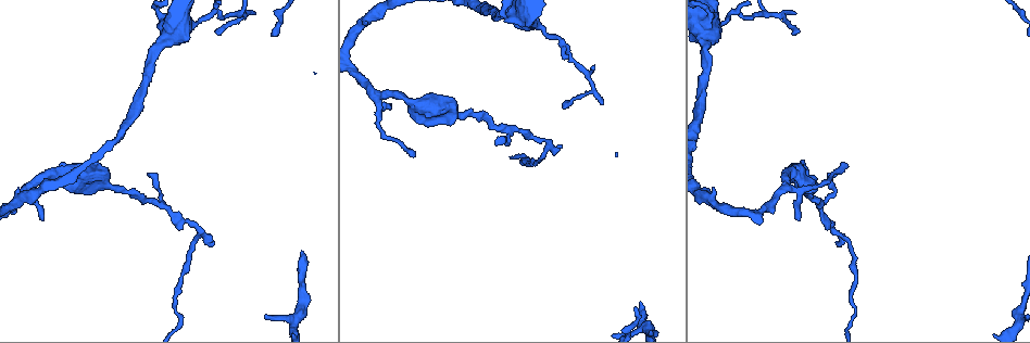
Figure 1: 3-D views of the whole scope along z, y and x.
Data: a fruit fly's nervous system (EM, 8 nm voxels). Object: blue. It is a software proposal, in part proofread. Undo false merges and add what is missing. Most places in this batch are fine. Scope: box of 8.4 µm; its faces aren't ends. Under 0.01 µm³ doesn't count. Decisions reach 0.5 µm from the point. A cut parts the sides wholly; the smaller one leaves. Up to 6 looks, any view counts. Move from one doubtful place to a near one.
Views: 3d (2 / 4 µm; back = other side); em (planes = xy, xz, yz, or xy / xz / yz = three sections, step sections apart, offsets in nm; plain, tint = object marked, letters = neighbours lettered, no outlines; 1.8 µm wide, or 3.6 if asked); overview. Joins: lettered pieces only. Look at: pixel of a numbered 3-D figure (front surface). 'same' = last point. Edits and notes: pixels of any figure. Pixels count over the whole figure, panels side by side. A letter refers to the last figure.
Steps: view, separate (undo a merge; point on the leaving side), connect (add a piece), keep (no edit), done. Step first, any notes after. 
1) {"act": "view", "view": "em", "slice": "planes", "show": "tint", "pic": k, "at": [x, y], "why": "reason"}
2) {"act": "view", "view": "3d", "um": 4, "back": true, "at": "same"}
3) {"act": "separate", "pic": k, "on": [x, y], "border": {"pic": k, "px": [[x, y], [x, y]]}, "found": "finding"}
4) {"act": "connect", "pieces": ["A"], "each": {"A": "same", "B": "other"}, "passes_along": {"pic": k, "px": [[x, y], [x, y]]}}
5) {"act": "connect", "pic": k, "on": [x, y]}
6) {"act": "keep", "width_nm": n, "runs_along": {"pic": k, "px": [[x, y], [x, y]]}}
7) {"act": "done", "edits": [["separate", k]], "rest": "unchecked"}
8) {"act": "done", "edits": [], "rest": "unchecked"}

{"act": "view", "view": "3d", "um": 2, "pic": 1, "at": [797, 217]}

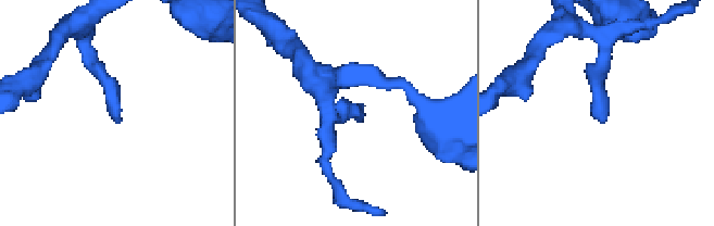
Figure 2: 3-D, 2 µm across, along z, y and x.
{"act": "view", "view": "em", "slice": "xy", "step": 16, "show": "tint", "pic": 2, "at": [352, 114], "why": "now the EM"}

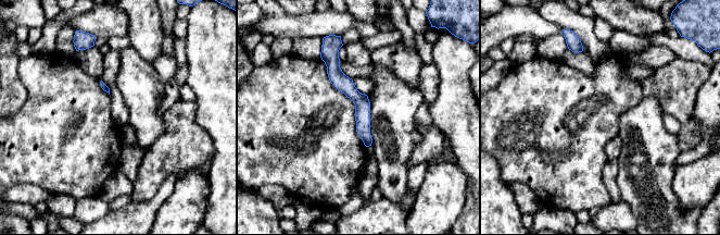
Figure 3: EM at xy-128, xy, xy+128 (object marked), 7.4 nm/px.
{"act": "view", "view": "em", "slice": "planes", "show": "letters", "at": "same", "why": "another direction"}

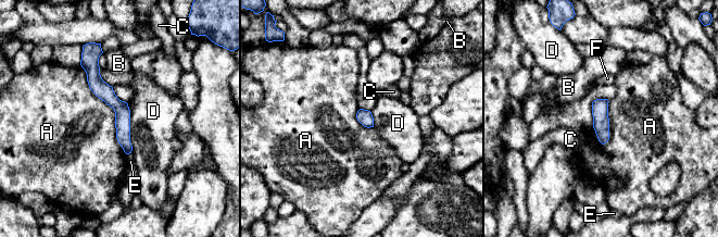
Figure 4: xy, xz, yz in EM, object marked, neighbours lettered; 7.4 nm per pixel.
{"act": "keep", "each": {"A": "other", "B": "other", "C": "other", "D": "other", "E": "other", "F": "other"}, "found": "none of them fits"}

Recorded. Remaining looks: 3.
{"act": "view", "view": "em", "slice": "xy", "step": 8, "show": "tint", "pic": 1, "at": [201, 233], "why": "abrupt turn"}

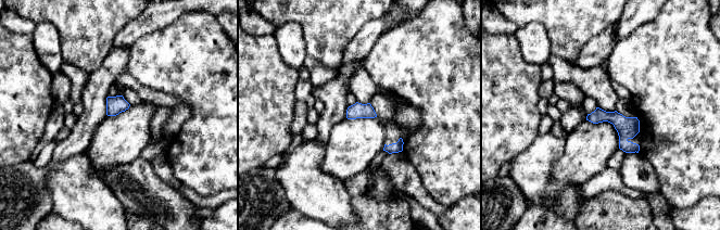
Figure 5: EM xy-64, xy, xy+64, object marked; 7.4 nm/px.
{"act": "view", "view": "em", "slice": "planes", "show": "tint", "at": "same", "why": "another direction"}

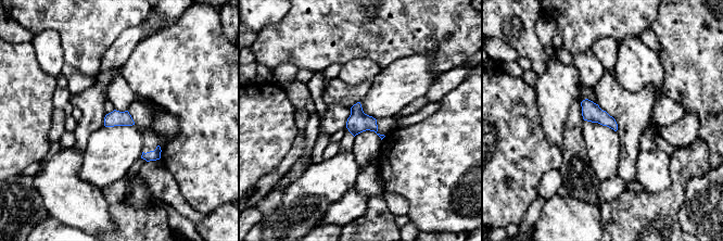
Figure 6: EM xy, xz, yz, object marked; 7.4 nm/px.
{"act": "view", "view": "em", "slice": "planes", "show": "letters", "at": "same"}

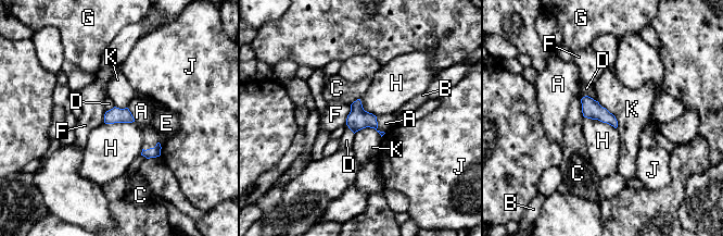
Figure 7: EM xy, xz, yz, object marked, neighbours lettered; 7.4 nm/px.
{"act": "keep", "each": {"A": "other", "B": "other", "C": "other", "D": "other", "E": "other", "F": "other", "G": "other", "H": "other", "J": "other", "K": "other"}, "border": {"pic": 7, "px": [[584, 116], [606, 122], [616, 128]]}, "found": "one cell here"}

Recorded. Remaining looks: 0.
{"act": "done", "edits": [], "rest": "unchecked"}

